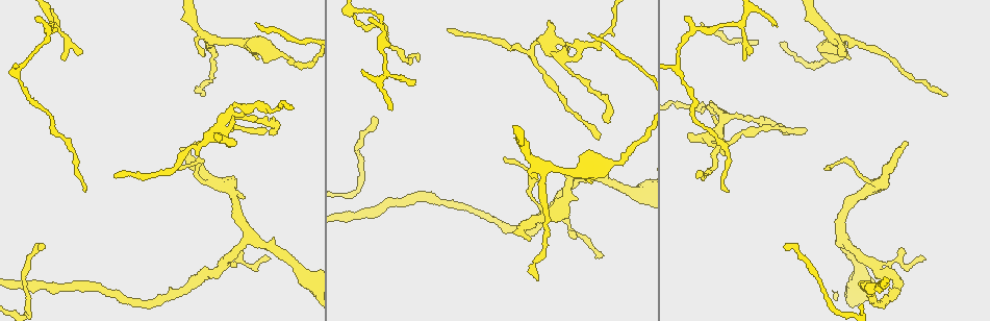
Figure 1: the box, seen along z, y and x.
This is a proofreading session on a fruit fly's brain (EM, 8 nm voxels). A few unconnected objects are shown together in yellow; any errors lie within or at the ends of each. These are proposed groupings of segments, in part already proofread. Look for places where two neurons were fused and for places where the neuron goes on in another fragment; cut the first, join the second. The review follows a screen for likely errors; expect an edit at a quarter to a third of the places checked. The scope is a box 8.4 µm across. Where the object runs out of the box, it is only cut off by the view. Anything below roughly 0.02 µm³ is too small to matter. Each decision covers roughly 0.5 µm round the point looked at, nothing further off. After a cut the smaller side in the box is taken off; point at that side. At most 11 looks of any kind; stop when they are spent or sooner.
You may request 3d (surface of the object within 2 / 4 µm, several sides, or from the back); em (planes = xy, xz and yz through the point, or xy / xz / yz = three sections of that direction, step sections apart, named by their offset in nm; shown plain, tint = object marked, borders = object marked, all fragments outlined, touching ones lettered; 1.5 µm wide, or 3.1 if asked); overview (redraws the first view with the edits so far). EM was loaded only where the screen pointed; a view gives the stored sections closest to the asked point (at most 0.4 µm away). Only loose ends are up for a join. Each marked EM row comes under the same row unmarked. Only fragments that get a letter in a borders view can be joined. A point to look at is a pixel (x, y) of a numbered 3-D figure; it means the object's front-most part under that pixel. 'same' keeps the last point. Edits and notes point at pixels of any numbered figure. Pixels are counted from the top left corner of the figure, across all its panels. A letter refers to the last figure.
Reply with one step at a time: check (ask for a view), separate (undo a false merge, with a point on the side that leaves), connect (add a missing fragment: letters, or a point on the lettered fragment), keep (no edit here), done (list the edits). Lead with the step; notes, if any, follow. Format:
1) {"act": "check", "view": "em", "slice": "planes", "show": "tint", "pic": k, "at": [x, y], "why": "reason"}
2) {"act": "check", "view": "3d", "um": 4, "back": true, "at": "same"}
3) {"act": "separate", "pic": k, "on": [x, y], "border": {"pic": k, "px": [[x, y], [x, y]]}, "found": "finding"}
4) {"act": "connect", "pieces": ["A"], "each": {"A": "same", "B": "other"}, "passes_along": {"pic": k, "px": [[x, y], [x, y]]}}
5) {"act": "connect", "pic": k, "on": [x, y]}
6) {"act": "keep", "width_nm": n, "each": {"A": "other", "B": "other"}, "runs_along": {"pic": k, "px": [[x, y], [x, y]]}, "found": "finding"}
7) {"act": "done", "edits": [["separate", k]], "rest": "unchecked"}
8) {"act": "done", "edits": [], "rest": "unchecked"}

{"act": "check", "view": "em", "slice": "planes", "show": "tint", "pic": 1, "at": [727, 189], "why": "end of a long branch"}

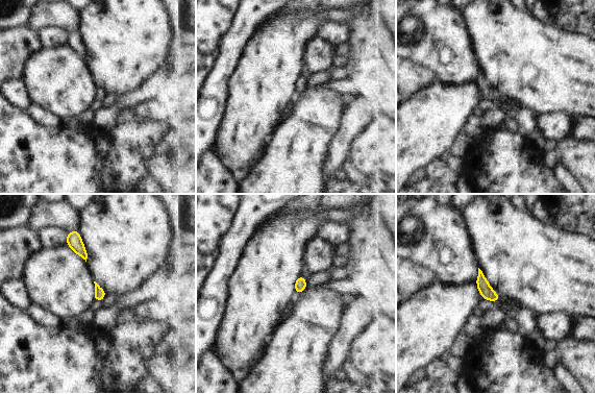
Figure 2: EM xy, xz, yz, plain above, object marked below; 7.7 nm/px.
{"act": "check", "view": "em", "slice": "planes", "show": "borders", "at": "same"}

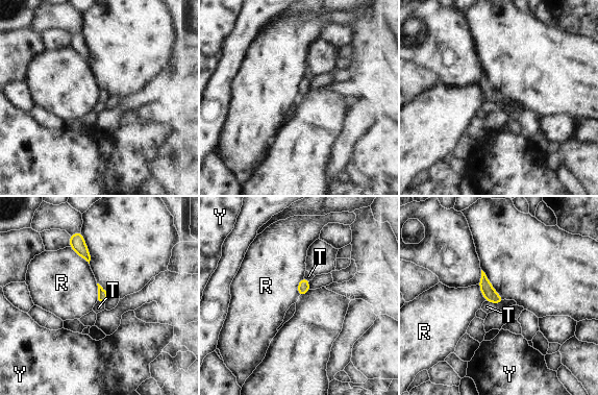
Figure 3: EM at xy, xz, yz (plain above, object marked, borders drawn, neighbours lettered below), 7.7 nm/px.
{"act": "keep", "longest_contact_nm": ["R", 200], "each": {"R": "other", "T": "other", "Y": "other"}, "border": {"pic": 3, "px": [[70, 246], [89, 264]]}, "found": "none of them fits"}

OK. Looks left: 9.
{"act": "check", "view": "3d", "um": 2, "pic": 1, "at": [368, 20], "why": "tapers out"}

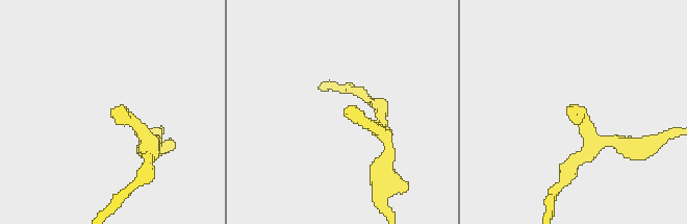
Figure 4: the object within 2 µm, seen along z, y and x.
{"act": "check", "view": "em", "slice": "xz", "step": 4, "show": "borders", "pic": 4, "at": [345, 112], "why": "shape alone is not enough"}

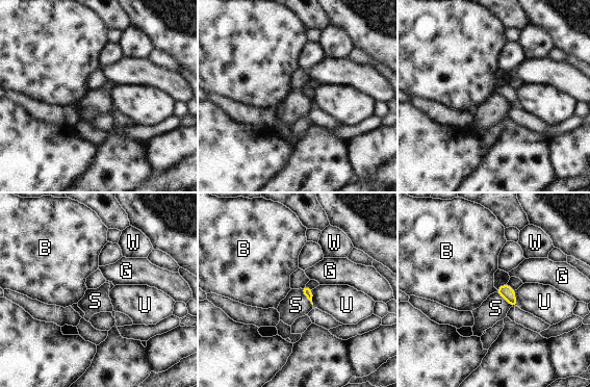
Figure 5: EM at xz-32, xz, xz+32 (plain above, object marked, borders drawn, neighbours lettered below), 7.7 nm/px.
{"act": "check", "view": "em", "slice": "planes", "show": "borders", "at": "same"}

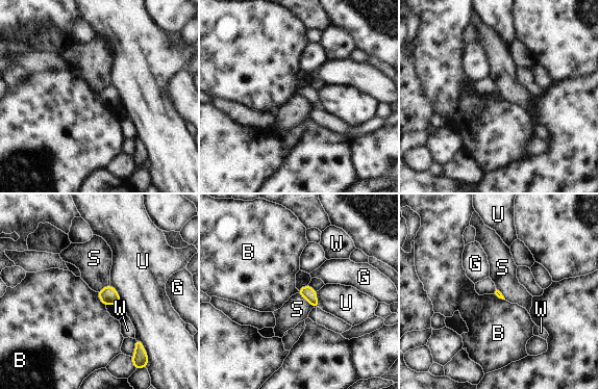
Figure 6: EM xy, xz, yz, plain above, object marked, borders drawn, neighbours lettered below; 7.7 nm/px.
{"act": "keep", "each": {"B": "other", "G": "other", "S": "other", "U": "other", "W": "other"}, "border": {"pic": 6, "px": [[298, 292], [314, 307]]}, "found": "none of them fits"}

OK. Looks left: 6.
{"act": "check", "view": "3d", "um": 2, "pic": 1, "at": [269, 259], "why": "an open end"}

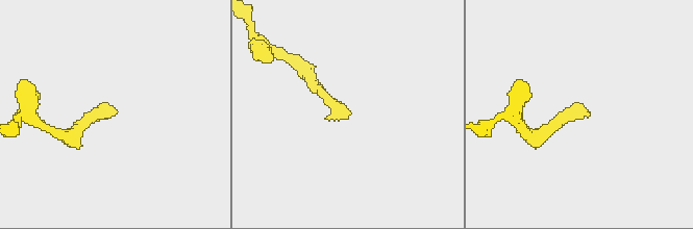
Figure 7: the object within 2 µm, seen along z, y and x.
{"act": "check", "view": "em", "slice": "xy", "step": 8, "show": "tint", "pic": 7, "at": [583, 108], "why": "now the EM"}

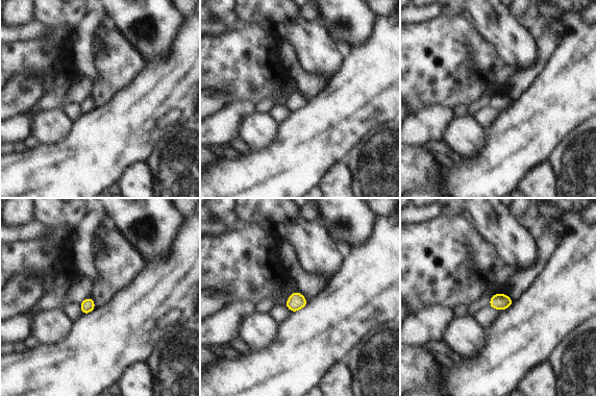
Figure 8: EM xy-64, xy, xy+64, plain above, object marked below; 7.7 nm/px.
{"act": "check", "view": "em", "slice": "planes", "show": "borders", "at": "same"}

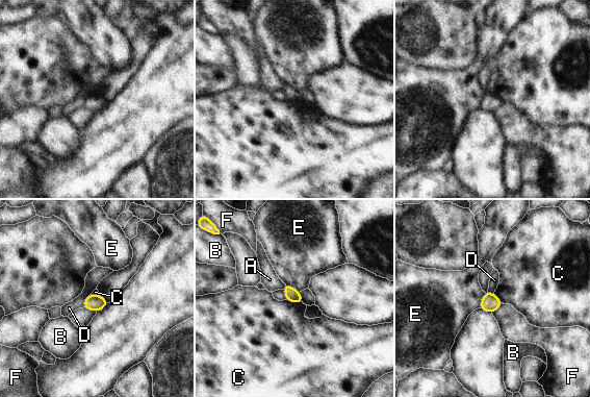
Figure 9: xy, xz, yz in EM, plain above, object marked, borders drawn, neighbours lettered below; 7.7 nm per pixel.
{"act": "keep", "each": {"A": "other", "B": "other", "C": "other", "D": "other", "E": "other", "F": "other"}, "border": {"pic": 9, "px": [[286, 299], [302, 303]]}, "found": "no lettered fragment goes on from it"}

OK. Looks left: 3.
{"act": "check", "view": "em", "slice": "planes", "show": "borders", "pic": 1, "at": [504, 160], "why": "tapers out"}

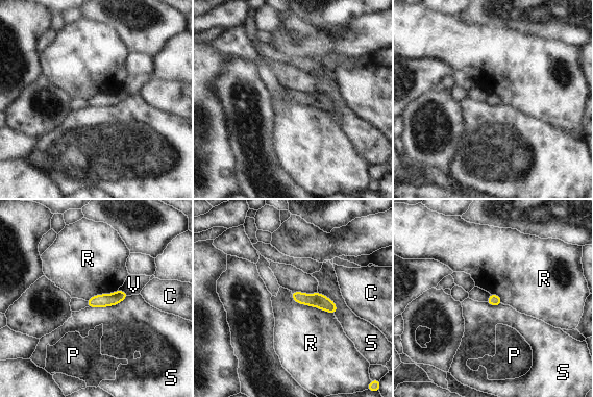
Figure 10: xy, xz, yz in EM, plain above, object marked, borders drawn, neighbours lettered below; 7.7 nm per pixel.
{"act": "keep", "each": {"C": "other", "P": "other", "R": "other", "S": "other", "V": "other"}, "border": {"pic": 10, "px": [[289, 293], [297, 302], [334, 314]]}, "found": "none of them fits"}

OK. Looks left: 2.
{"act": "done", "edits": [], "rest": "unchecked"}

